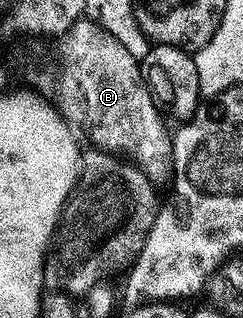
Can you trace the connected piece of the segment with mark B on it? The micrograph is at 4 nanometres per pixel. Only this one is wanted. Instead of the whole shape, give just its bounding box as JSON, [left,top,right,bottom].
[57,18,173,186]

